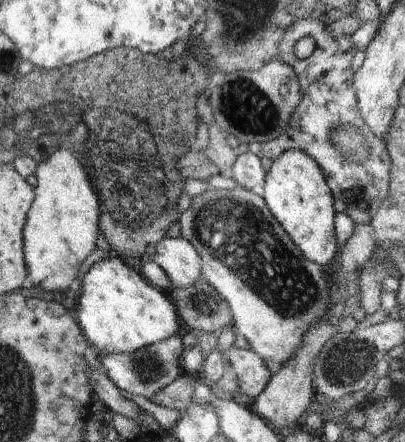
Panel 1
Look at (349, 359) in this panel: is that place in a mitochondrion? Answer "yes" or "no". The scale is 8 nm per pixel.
yes

